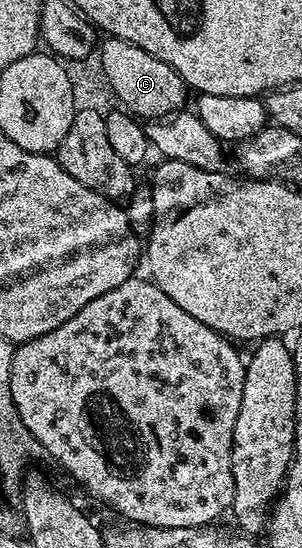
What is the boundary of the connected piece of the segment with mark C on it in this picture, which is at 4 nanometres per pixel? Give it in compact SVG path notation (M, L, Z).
M108 38L99 45L100 68L102 76L109 80L111 95L121 100L123 107L132 116L143 118L145 121L156 122L174 112L181 111L185 107L184 99L190 95L182 77L174 71L166 62L146 54L138 46L134 46L125 40Z

